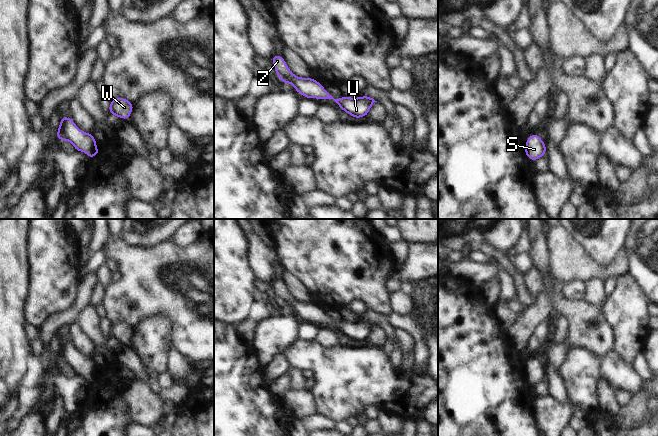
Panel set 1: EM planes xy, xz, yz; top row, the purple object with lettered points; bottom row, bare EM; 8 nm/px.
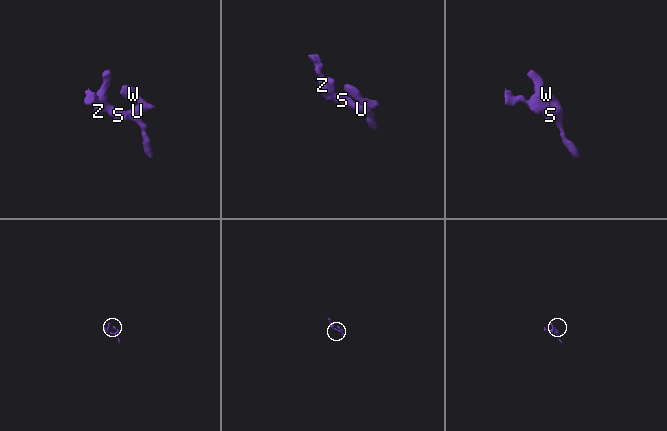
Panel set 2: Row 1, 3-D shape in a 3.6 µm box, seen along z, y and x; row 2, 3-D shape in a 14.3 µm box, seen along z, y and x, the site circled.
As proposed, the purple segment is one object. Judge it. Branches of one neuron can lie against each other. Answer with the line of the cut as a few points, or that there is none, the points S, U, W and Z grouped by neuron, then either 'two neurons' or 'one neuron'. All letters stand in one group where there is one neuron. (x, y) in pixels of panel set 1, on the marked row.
no cut; S U W Z; one neuron

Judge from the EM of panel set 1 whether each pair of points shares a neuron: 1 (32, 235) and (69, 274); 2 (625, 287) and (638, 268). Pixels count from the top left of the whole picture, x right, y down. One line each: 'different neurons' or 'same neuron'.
1: same neuron
2: different neurons

